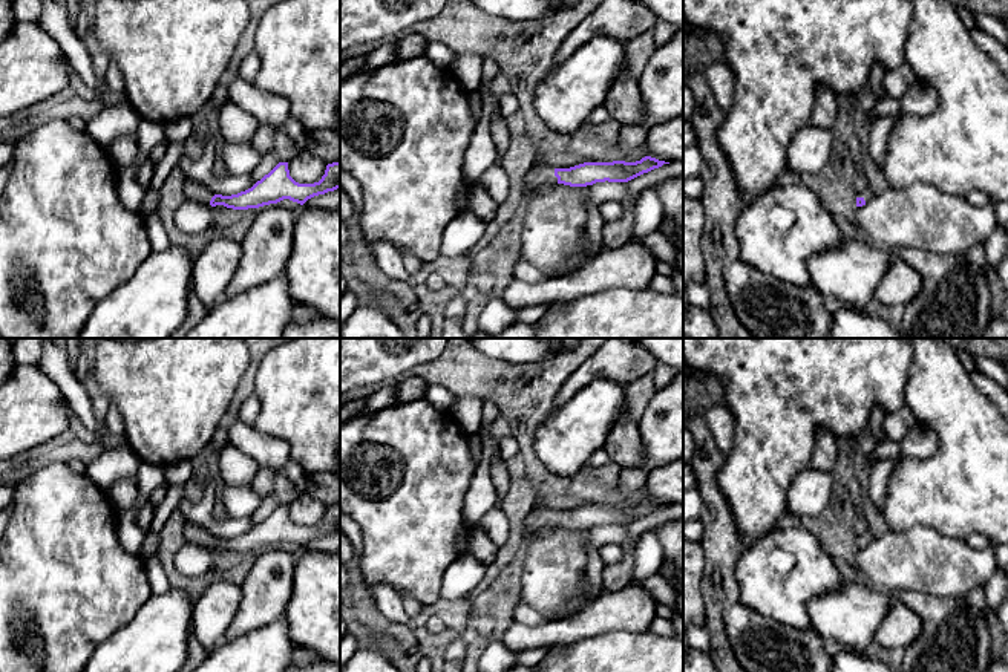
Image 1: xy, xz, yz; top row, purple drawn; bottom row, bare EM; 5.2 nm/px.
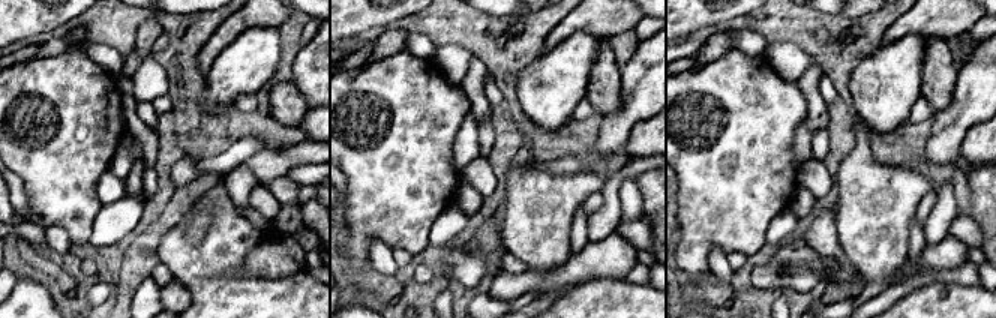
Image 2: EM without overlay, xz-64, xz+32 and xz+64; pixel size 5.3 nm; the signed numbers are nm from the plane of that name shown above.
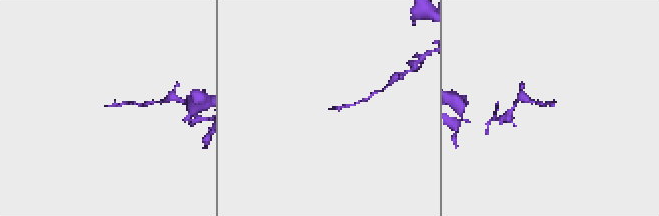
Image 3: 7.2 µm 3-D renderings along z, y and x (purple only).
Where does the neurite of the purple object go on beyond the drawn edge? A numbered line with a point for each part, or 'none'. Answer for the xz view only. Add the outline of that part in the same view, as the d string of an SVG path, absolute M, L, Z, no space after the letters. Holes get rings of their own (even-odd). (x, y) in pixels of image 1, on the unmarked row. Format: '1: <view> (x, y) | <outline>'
1: xz (541, 516) | M544 505L533 508L525 517L525 527L536 530L558 527L555 510L550 510Z

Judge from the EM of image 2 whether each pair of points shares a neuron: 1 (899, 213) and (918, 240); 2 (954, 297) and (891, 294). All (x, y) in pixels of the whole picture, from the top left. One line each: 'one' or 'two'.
1: two
2: two

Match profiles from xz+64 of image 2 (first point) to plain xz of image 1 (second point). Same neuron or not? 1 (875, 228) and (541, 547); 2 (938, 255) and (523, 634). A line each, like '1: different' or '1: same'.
1: same
2: same

